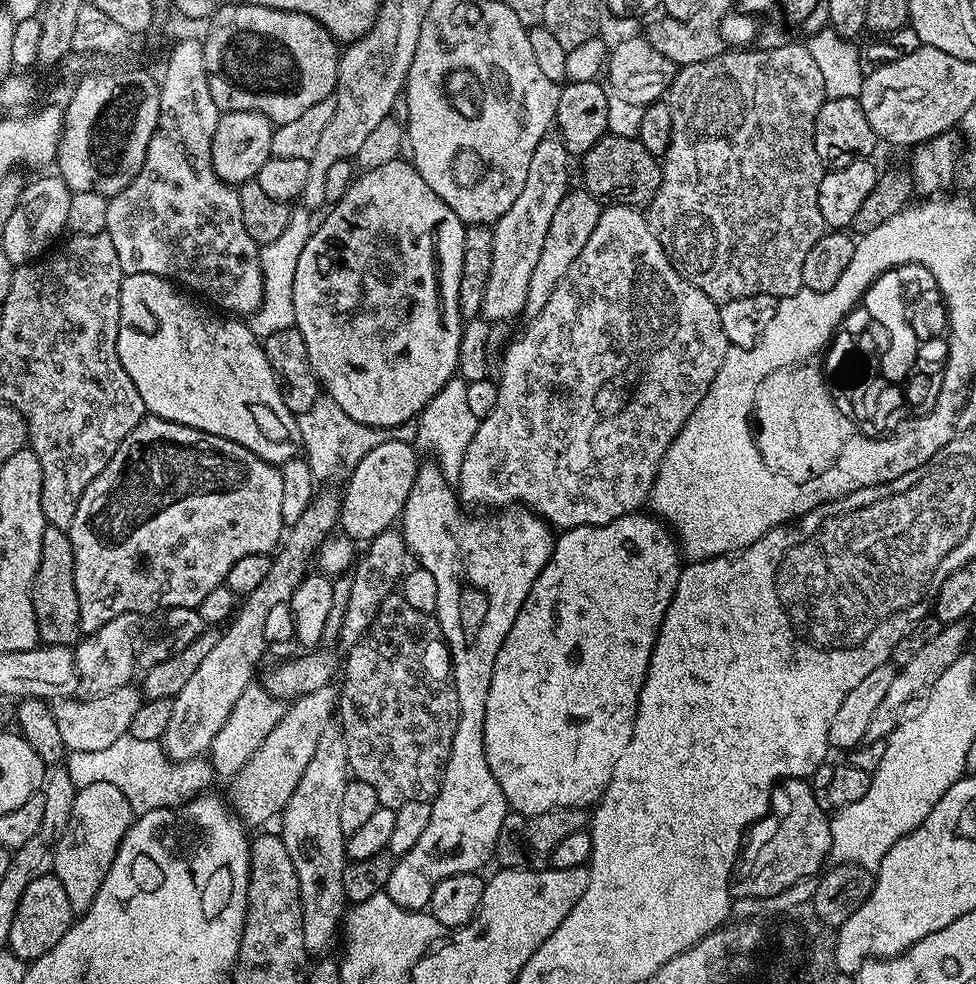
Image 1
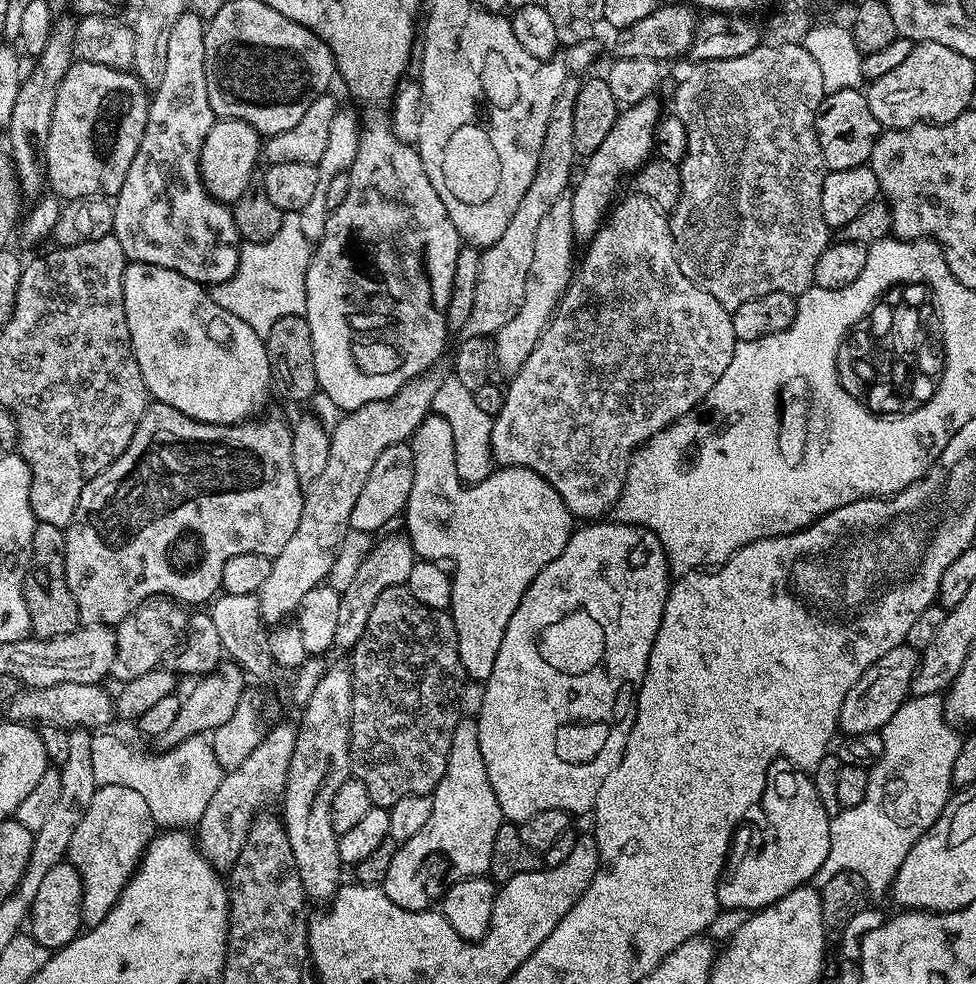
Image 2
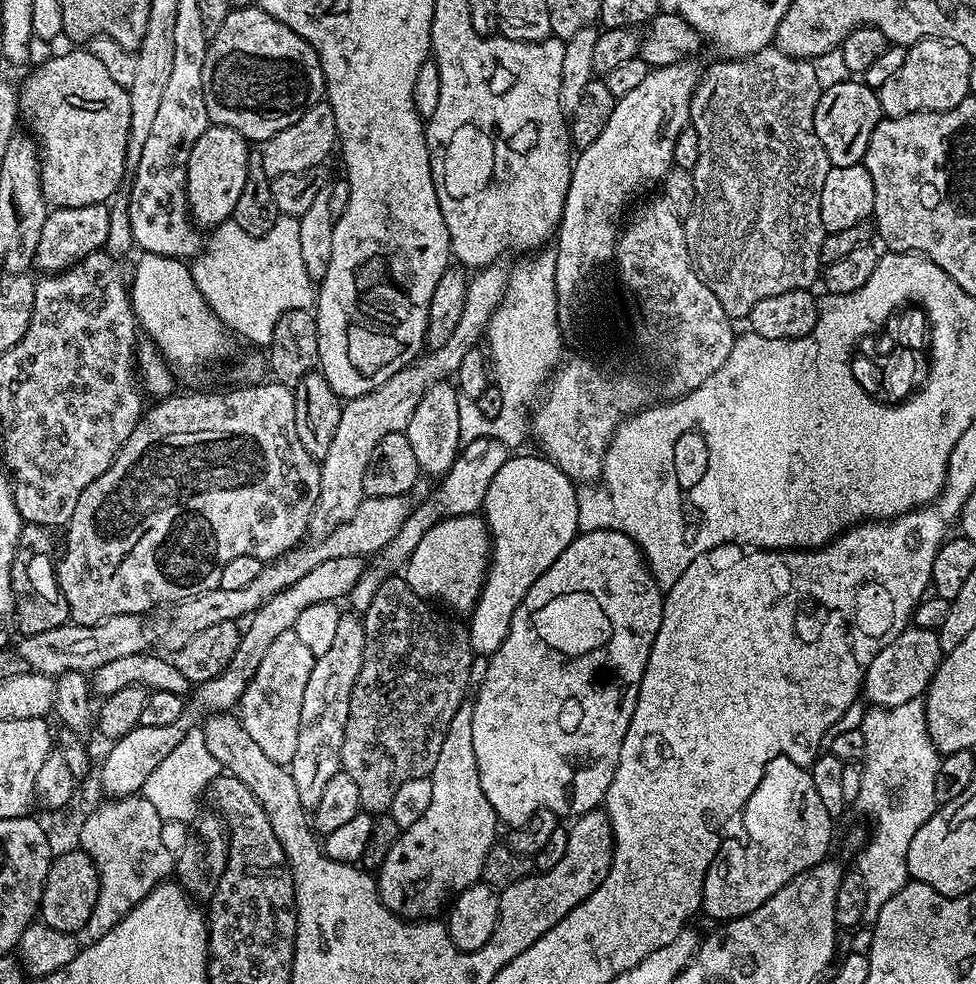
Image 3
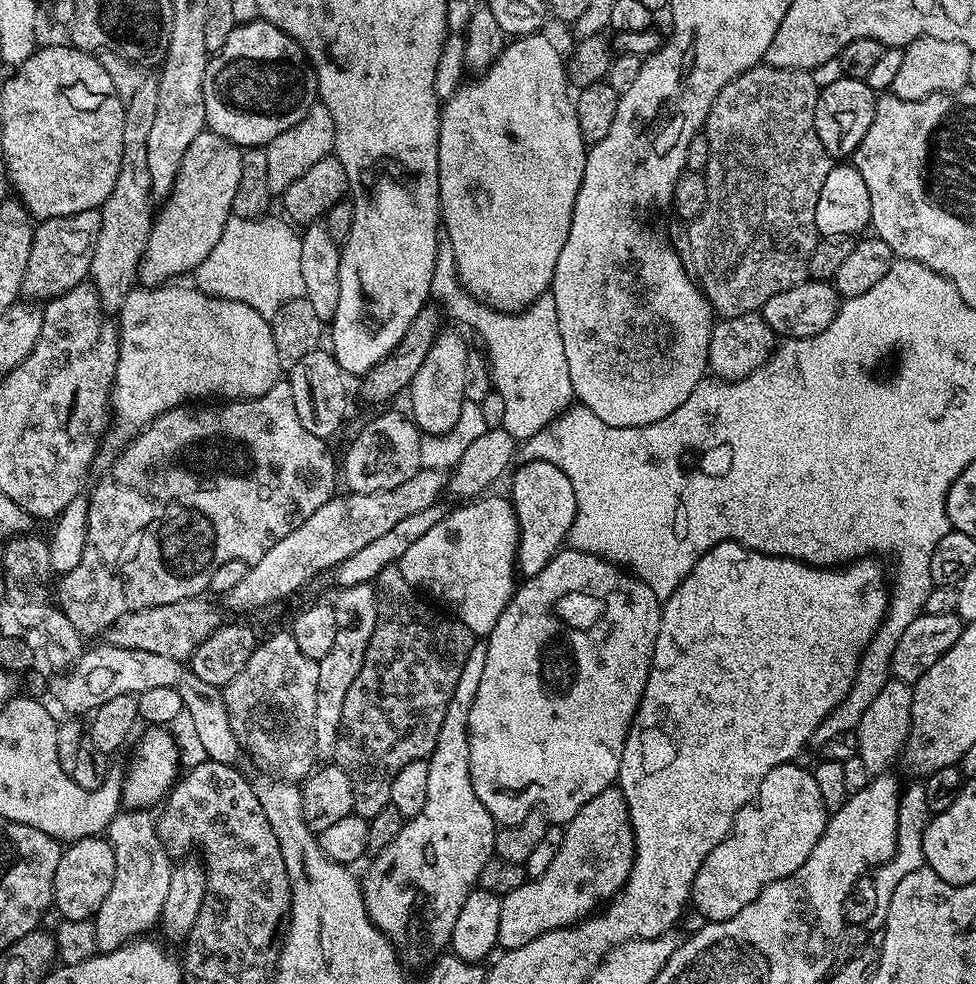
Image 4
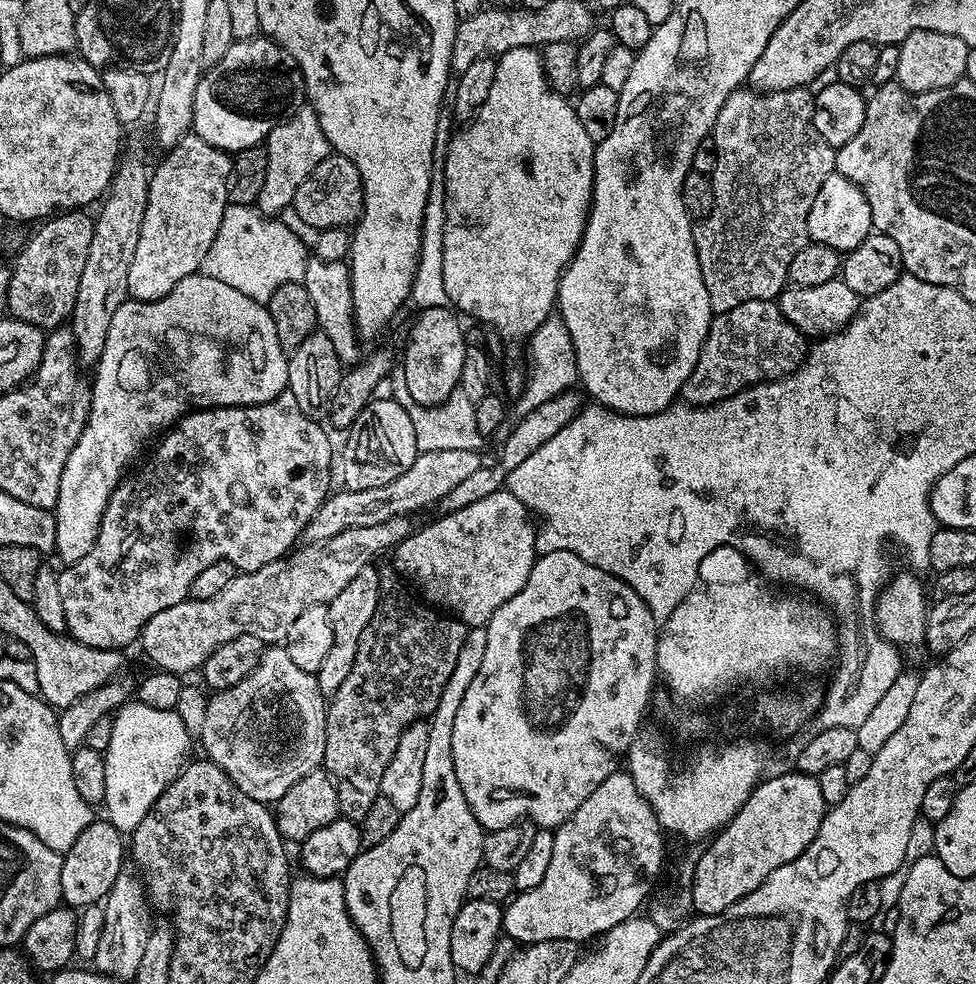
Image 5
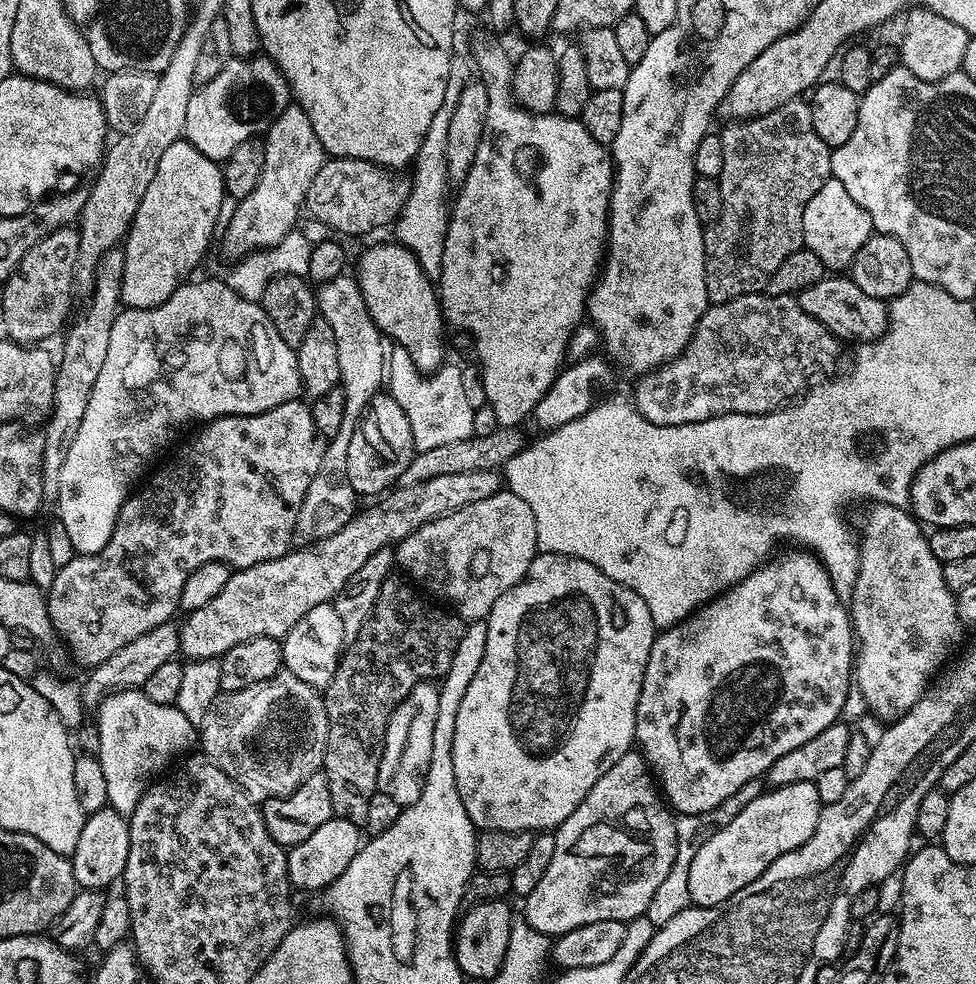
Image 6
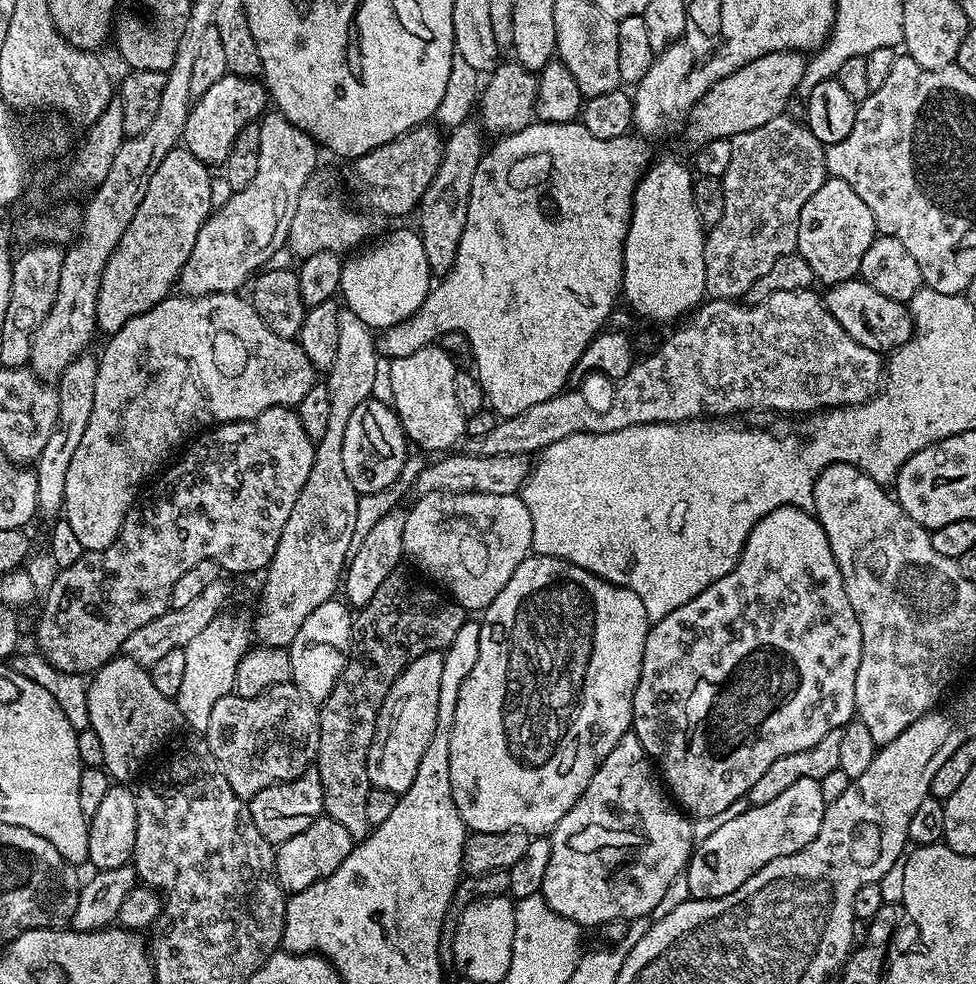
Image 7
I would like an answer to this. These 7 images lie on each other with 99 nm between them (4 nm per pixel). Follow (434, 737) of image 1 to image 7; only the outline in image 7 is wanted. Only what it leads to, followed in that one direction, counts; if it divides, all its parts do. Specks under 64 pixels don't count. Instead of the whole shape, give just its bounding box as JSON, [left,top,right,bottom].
[314,570,466,842]

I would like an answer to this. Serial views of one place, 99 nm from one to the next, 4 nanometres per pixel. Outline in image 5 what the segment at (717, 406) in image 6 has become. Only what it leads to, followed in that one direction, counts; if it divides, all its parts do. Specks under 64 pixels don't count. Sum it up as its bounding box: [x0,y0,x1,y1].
[683,300,806,404]

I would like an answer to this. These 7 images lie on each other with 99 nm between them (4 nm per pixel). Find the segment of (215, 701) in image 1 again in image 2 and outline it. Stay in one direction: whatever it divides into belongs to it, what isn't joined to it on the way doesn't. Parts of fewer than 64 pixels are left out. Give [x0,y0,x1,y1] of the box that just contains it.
[258,370,445,626]

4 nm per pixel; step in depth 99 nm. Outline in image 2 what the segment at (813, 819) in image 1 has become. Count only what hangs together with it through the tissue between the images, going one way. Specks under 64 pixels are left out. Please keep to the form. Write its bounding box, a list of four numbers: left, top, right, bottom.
[716,758,832,910]

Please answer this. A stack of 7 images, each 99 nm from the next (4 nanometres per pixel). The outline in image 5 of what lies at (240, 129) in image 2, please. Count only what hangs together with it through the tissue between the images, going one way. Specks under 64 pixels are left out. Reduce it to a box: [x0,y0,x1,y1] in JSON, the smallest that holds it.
[128,134,232,300]

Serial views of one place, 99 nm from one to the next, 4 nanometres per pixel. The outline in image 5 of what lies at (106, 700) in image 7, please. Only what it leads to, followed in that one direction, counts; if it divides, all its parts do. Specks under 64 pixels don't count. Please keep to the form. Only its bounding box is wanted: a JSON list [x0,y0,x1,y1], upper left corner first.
[102,702,194,834]

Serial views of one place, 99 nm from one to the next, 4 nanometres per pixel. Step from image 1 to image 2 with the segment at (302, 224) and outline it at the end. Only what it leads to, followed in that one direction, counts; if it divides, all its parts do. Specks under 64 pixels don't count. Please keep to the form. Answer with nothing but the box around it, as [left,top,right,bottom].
[211,212,314,338]

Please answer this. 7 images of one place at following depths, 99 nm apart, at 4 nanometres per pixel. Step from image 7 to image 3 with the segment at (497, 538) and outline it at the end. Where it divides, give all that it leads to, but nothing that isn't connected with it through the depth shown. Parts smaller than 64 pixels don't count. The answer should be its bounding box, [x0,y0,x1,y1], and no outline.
[402,515,492,614]

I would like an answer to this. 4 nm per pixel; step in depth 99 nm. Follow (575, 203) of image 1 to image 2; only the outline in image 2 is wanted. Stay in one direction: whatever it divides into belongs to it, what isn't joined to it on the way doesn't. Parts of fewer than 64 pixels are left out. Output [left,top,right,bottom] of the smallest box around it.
[494,188,576,374]

